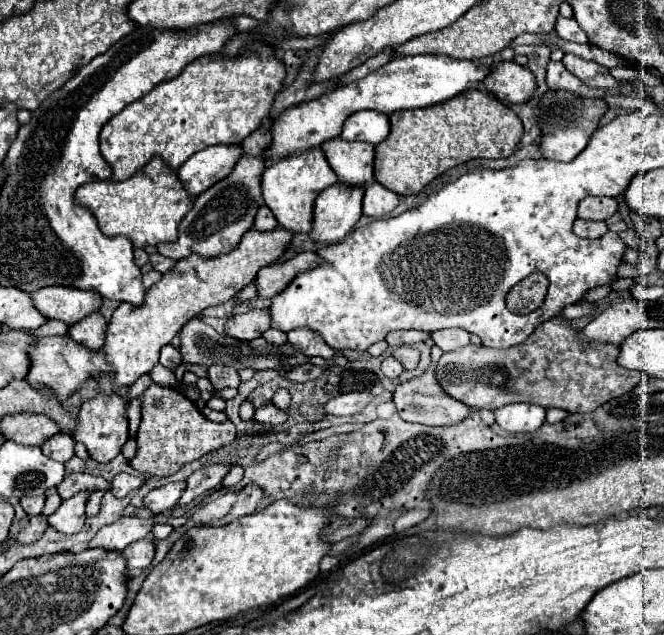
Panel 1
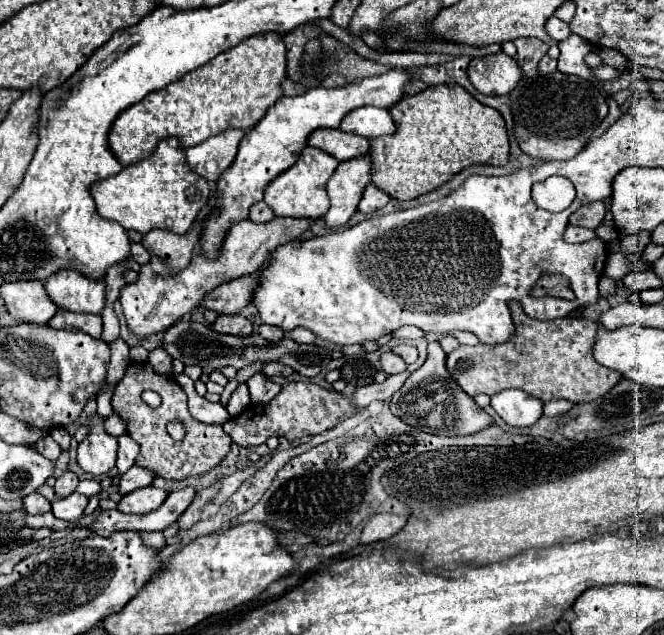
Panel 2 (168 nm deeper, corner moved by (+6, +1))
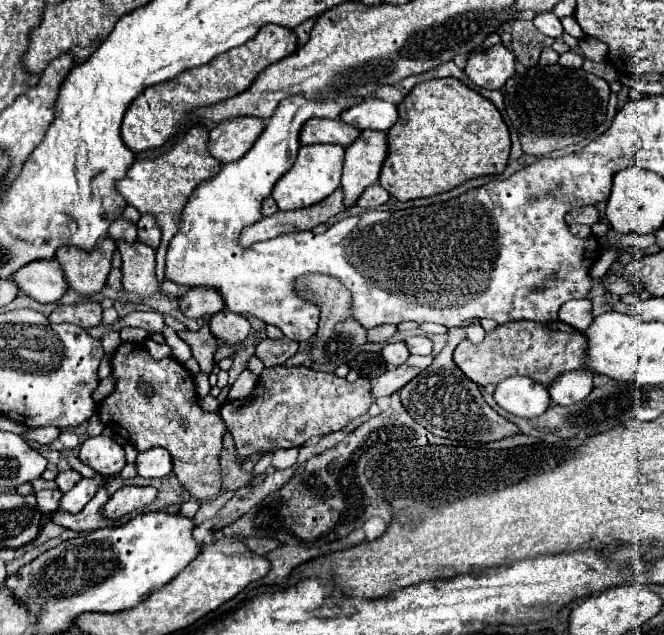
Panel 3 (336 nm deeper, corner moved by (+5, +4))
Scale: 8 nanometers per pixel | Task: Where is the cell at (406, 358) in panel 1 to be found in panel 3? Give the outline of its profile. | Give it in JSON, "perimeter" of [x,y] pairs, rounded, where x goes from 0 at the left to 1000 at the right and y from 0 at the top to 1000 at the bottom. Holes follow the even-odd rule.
{"perimeter":[[[623,526],[623,529],[611,532],[611,542],[614,542],[617,557],[636,557],[636,561],[648,557],[654,548],[654,539],[639,526]]]}

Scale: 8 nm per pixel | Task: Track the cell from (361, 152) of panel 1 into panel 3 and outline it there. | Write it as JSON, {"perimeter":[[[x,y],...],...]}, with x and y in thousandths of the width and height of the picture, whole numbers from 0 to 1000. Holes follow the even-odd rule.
{"perimeter":[[[470,186],[452,205],[452,227],[512,227],[527,230],[539,217],[539,205],[524,198],[512,186],[491,189],[491,186]]]}

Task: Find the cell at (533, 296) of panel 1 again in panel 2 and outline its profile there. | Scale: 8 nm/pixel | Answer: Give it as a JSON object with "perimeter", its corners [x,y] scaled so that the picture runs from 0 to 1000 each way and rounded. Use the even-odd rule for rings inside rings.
{"perimeter":[[[779,474],[767,477],[779,524],[770,537],[755,543],[691,543],[673,559],[673,584],[688,606],[706,622],[721,619],[745,622],[761,613],[785,613],[809,628],[836,631],[851,628],[863,635],[890,635],[911,622],[938,594],[932,584],[908,578],[893,562],[893,543],[899,537],[902,509],[869,499],[839,499],[827,506],[809,506],[791,499]]]}

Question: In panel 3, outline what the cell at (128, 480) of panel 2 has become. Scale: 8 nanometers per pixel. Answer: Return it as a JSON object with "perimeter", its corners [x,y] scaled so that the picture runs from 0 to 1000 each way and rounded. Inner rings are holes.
{"perimeter":[[[235,702],[229,709],[211,712],[205,721],[208,750],[217,753],[244,753],[259,740],[259,718],[253,709]]]}

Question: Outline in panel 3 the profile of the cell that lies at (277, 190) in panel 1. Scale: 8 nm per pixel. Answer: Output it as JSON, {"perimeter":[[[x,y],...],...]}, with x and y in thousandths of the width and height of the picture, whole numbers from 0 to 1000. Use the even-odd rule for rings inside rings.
{"perimeter":[[[509,227],[455,230],[443,261],[413,290],[410,312],[416,315],[422,331],[449,331],[449,328],[479,321],[512,293],[515,258],[518,258],[518,233]]]}

